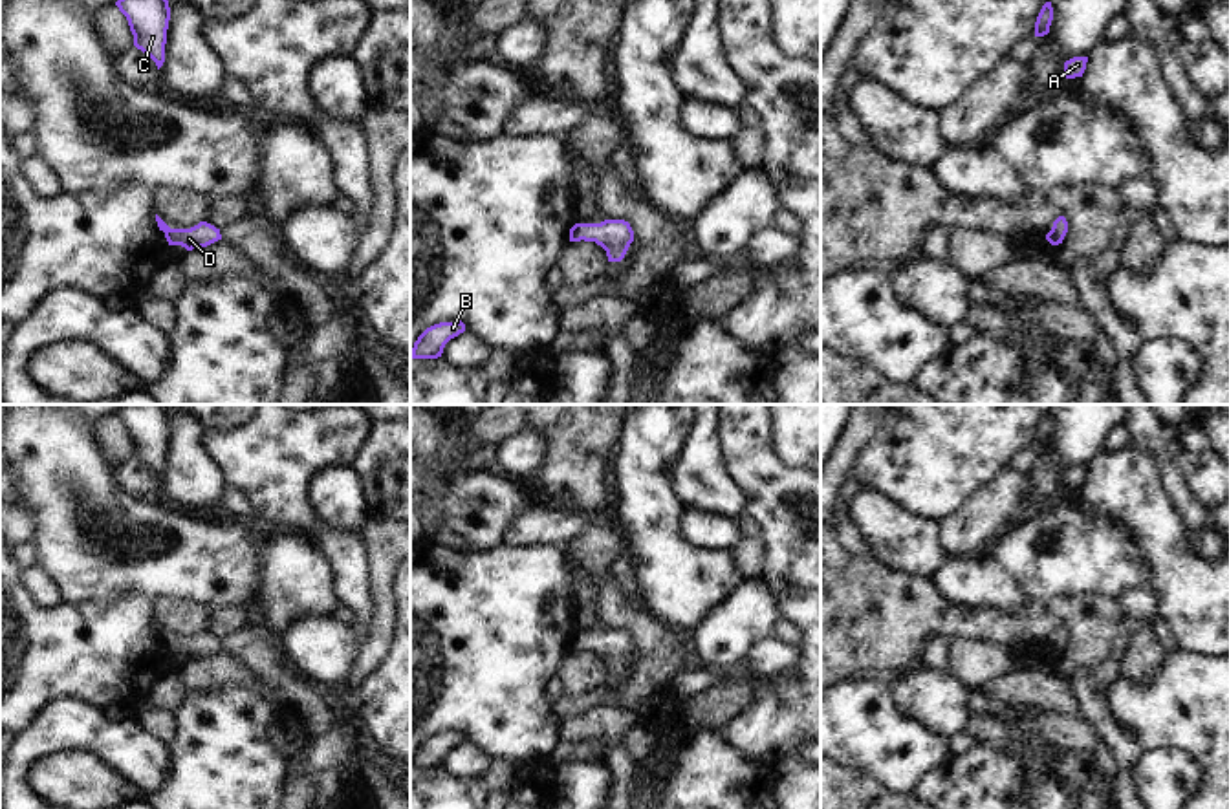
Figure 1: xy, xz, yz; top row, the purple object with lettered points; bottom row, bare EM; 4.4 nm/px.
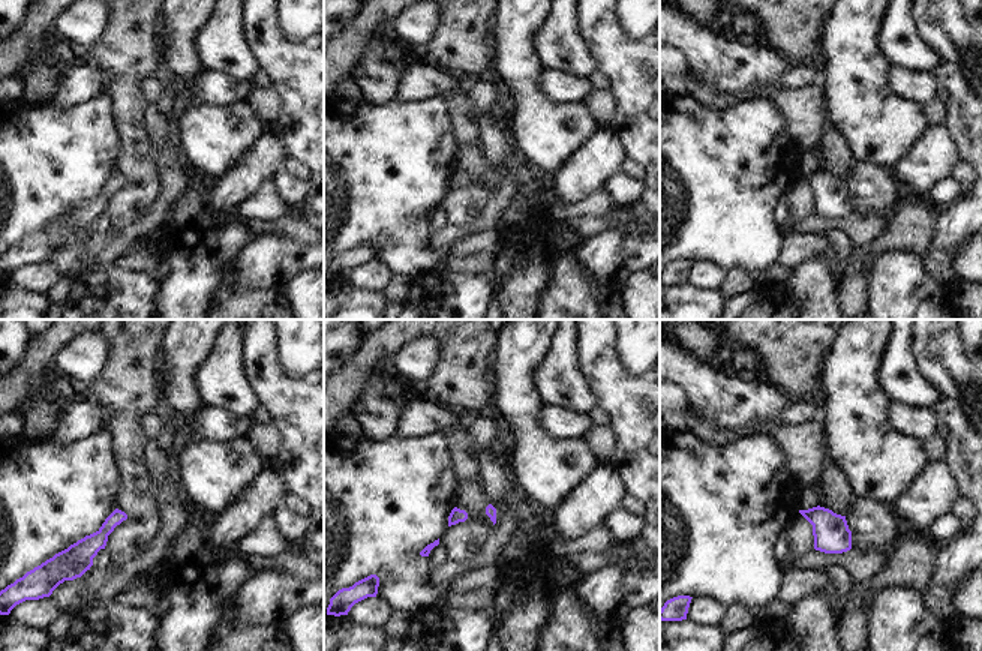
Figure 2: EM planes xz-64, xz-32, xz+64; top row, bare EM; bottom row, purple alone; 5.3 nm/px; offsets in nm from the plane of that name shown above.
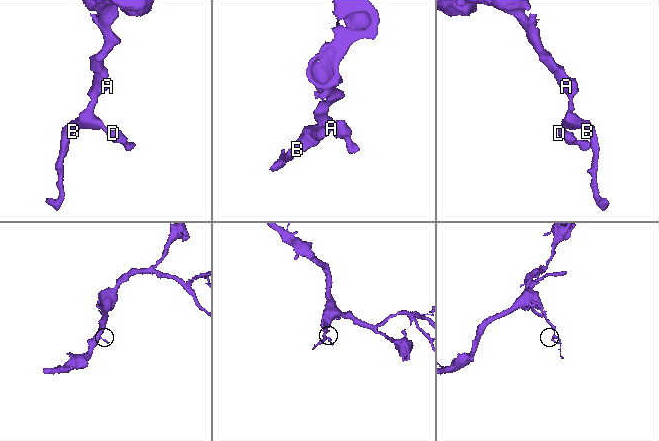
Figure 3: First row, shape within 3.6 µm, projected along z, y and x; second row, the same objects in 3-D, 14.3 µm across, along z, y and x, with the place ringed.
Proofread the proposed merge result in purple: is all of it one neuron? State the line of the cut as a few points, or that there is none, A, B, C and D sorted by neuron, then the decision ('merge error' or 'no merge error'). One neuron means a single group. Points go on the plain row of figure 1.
cut none; groups A B C D; no merge error

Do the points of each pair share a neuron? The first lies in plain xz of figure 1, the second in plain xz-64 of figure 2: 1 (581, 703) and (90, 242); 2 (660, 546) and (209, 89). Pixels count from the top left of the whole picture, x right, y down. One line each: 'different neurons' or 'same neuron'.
1: same neuron
2: different neurons

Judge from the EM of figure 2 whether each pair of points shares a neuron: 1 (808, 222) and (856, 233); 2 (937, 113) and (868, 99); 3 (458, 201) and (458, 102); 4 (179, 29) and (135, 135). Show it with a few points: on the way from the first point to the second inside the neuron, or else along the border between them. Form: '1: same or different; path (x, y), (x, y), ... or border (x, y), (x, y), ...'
1: same; path (820, 224), (844, 224)
2: different; border (921, 105), (921, 114), (928, 125)
3: same; path (473, 177), (467, 126)
4: different; border (162, 45), (161, 69)

